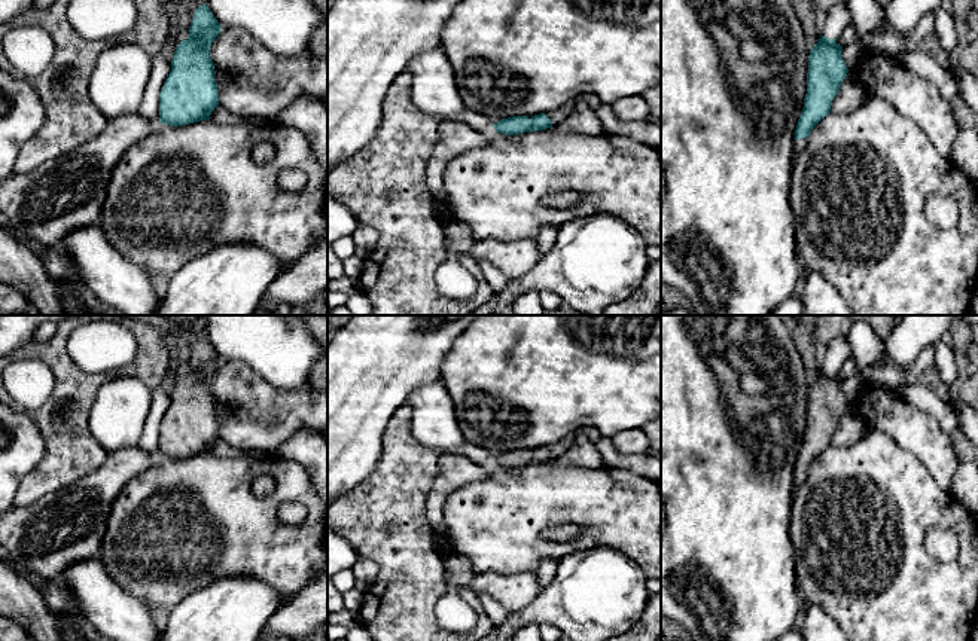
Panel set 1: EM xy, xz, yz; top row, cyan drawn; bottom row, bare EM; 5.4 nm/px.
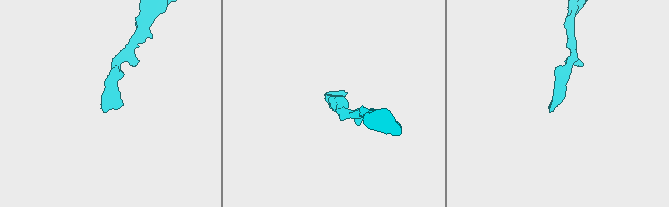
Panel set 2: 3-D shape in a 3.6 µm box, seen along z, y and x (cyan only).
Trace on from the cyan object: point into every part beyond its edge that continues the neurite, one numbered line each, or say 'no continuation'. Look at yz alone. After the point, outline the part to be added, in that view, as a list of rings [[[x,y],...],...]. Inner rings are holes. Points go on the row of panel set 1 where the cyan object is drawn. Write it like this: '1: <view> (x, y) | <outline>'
1: yz (798, 146) | [[[807,138],[795,140],[792,164],[795,164],[796,158],[801,155],[805,146],[807,146]]]

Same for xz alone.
1: xz (561, 113) | [[[584,94],[576,98],[572,98],[561,107],[558,107],[549,113],[545,113],[546,117],[552,122],[552,126],[557,128],[563,120],[566,120],[572,115],[572,112],[575,110],[575,107],[579,101],[587,103],[592,110],[597,110],[600,106],[600,100],[594,94]]]

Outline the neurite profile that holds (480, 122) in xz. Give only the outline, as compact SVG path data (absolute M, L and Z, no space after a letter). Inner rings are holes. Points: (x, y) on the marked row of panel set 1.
M469 109L460 113L460 120L481 132L490 132L493 128L493 123L488 117Z

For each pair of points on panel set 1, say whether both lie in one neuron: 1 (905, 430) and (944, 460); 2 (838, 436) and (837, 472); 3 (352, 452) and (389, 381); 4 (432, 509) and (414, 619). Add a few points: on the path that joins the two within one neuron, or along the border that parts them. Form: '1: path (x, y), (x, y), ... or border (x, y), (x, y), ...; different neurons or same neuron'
1: path (914, 430), (935, 451); same neuron
2: border (870, 430), (849, 445), (831, 446); different neurons
3: path (352, 435), (352, 418), (371, 399); same neuron
4: border (429, 488), (426, 519), (435, 533); different neurons

